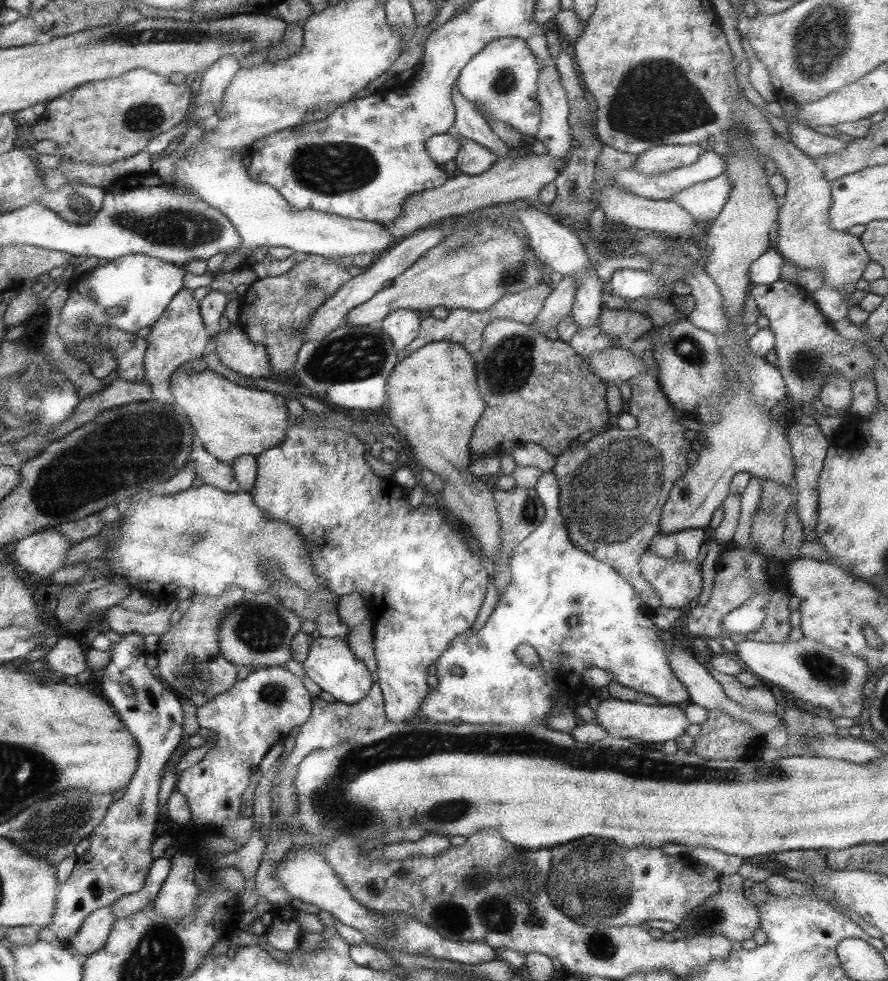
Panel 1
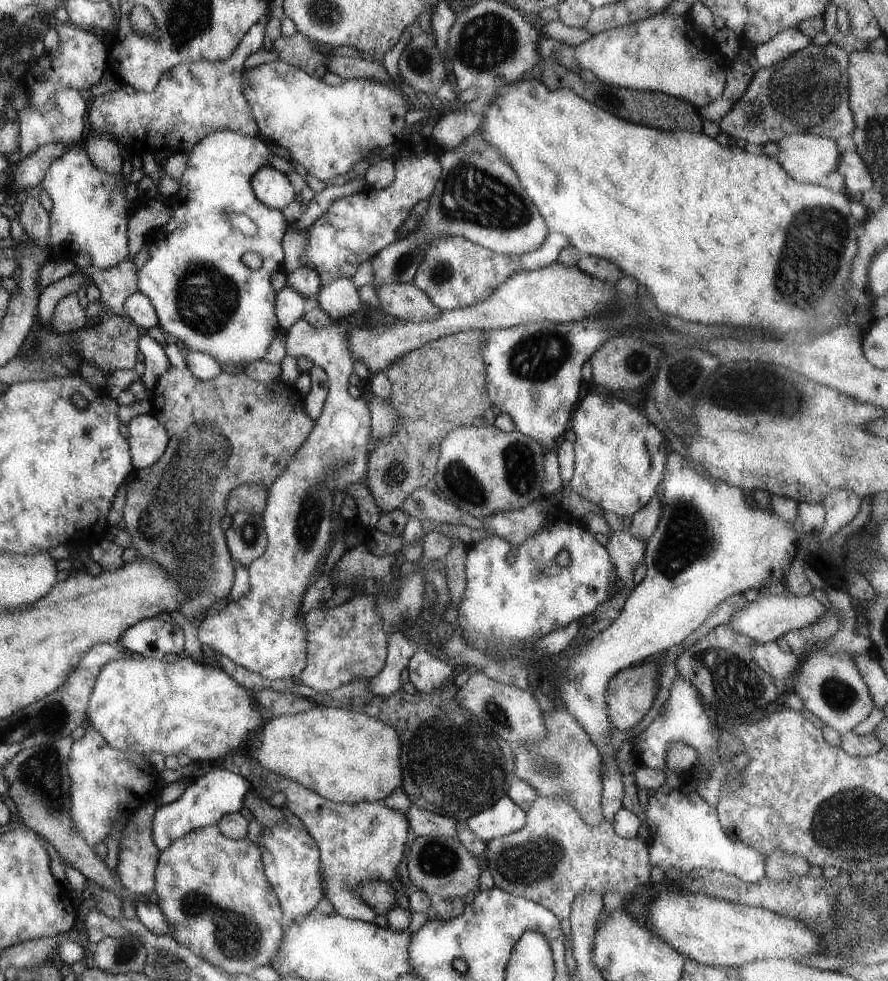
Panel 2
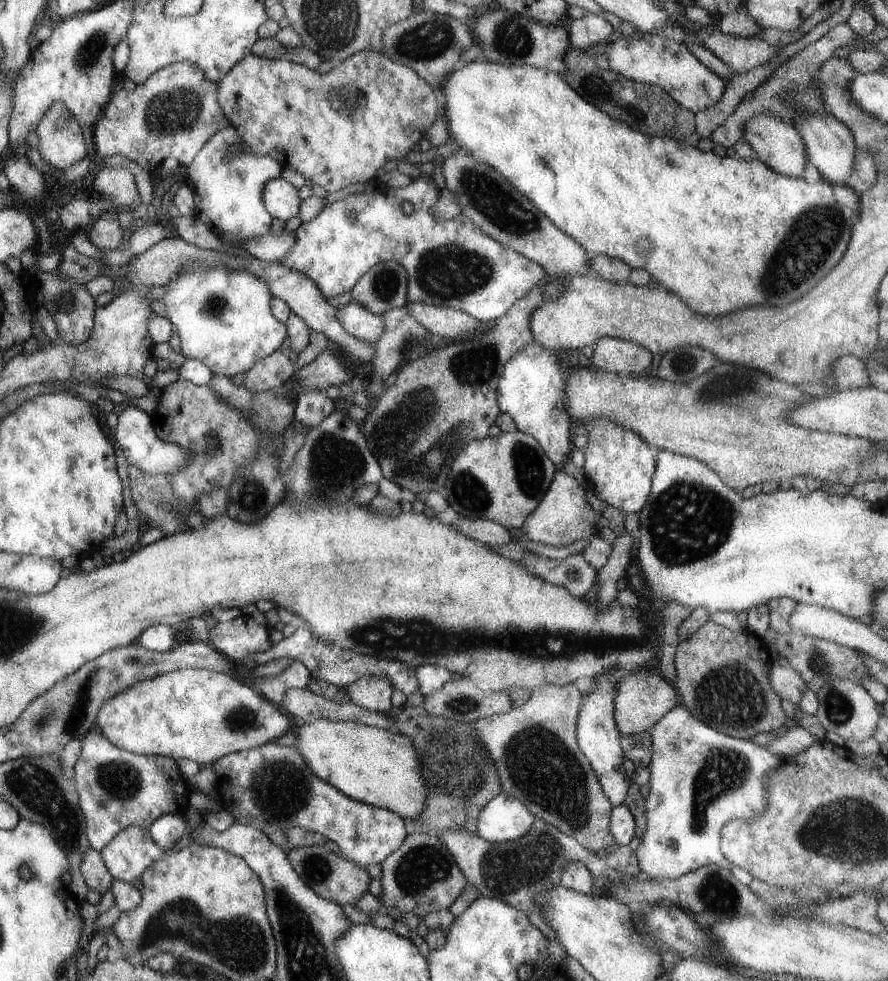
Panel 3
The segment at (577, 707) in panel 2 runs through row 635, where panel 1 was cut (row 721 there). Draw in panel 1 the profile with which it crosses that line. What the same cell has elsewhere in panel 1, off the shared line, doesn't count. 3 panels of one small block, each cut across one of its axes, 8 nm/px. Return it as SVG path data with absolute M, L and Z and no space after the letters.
M604 699L592 703L598 725L606 729L607 735L616 739L633 739L639 742L666 742L676 740L688 730L693 721L688 721L683 706L648 705L622 699Z

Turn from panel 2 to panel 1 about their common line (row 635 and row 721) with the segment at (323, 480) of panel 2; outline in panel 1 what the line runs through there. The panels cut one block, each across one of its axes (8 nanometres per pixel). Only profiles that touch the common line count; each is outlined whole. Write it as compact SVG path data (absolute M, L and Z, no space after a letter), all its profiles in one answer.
M281 666L262 667L251 672L244 680L237 682L223 694L198 707L197 721L200 727L217 734L214 746L199 763L187 768L178 776L176 790L186 797L190 807L190 826L217 826L224 830L224 836L232 837L238 848L246 844L253 831L253 817L240 813L240 798L248 788L250 776L254 774L262 758L272 746L285 739L292 728L304 724L310 718L313 698L303 686L302 677L294 675Z

